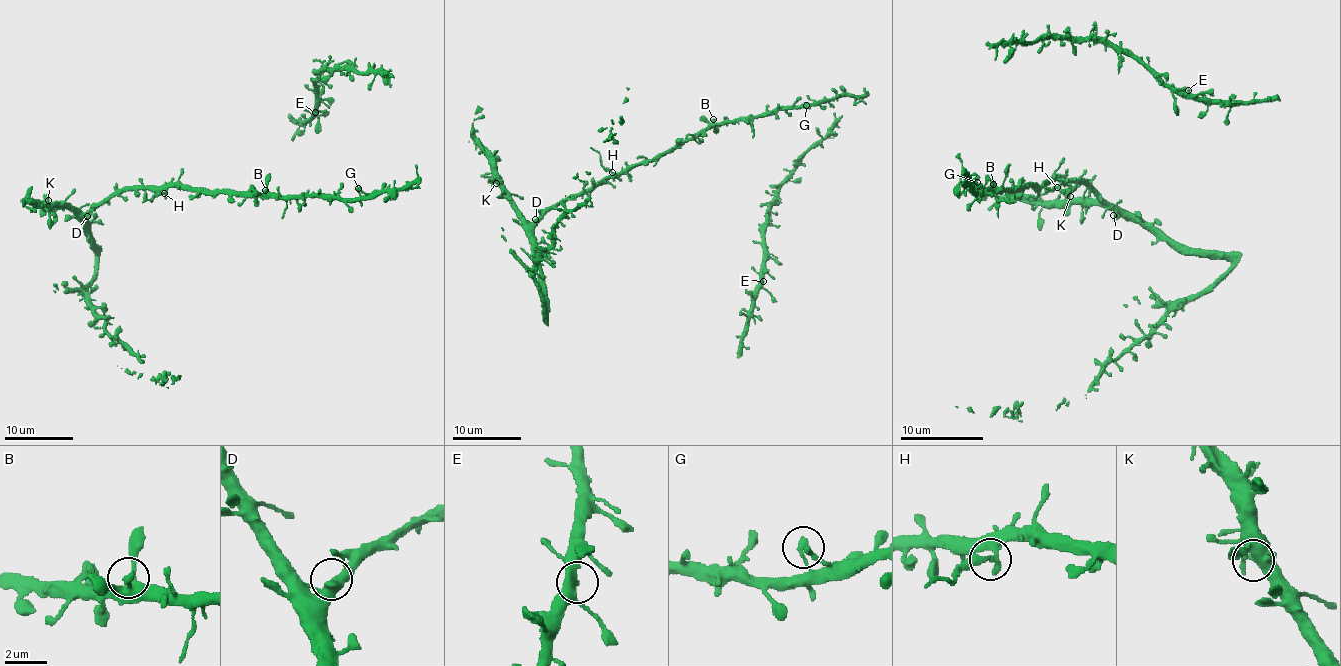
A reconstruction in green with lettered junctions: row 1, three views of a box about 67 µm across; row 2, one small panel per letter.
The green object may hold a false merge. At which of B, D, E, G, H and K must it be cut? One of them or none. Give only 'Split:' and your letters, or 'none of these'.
Split: H

